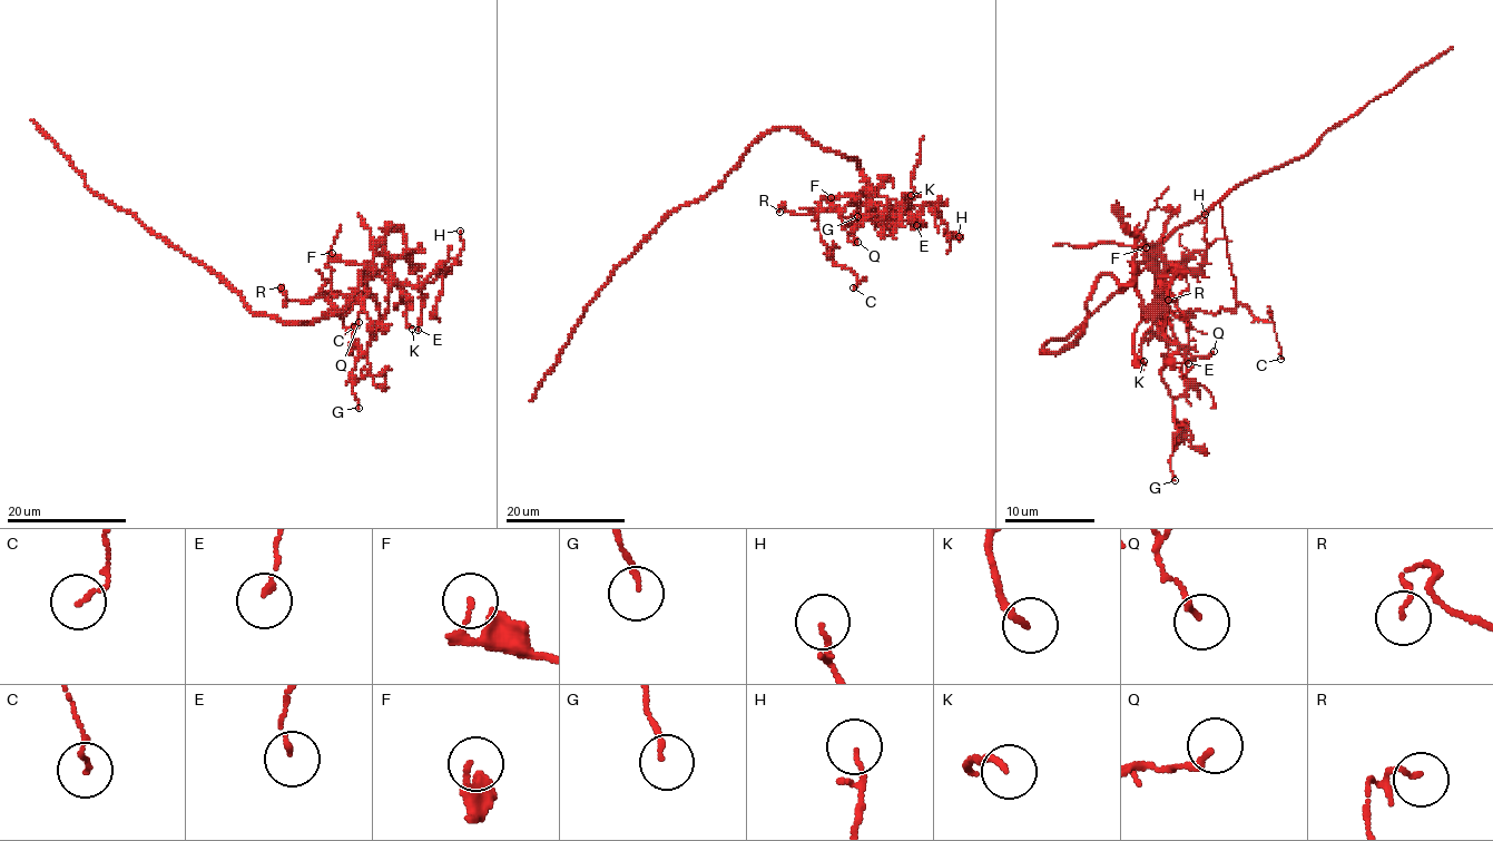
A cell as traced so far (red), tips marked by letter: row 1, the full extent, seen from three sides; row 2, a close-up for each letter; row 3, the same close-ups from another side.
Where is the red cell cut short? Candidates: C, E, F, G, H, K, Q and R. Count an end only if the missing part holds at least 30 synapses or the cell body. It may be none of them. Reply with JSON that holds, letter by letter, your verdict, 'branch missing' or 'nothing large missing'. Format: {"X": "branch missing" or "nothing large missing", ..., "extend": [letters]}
{"C": "nothing large missing", "E": "nothing large missing", "F": "nothing large missing", "G": "nothing large missing", "H": "nothing large missing", "K": "nothing large missing", "Q": "nothing large missing", "R": "nothing large missing", "extend": []}

